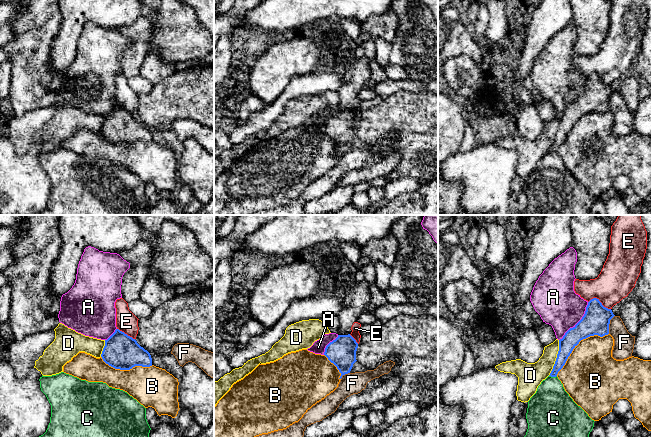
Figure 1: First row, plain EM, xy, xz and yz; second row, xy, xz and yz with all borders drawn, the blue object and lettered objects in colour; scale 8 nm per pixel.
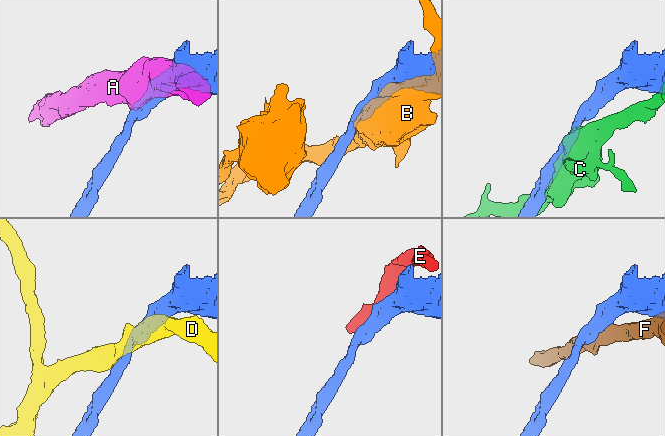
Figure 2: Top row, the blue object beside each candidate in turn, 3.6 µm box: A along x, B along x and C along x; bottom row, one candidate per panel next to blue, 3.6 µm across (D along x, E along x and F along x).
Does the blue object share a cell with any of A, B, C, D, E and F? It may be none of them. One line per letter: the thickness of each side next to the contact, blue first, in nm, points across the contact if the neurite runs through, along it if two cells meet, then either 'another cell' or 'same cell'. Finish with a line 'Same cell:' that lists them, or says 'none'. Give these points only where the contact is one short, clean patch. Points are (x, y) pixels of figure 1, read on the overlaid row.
A: 220 nm thick on the blue side, 340 nm on the other; another cell
B: 220 nm thick on the blue side, 420 nm on the other; another cell
C: 110 nm thick on the blue side, 340 nm on the other; another cell
D: 140 nm thick on the blue side, 200 nm on the other; another cell
E: 220 nm thick on the blue side, 300 nm on the other; another cell
F: 220 nm thick on the blue side, 160 nm on the other; border along yz (614, 315), (610, 320), (608, 333); another cell
Same cell: none

